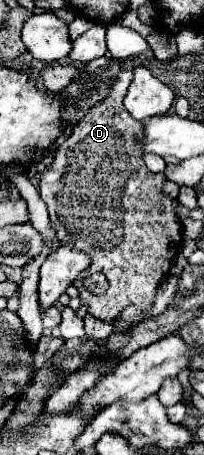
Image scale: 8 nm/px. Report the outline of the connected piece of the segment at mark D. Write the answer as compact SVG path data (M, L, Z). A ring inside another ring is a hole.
M123 69L117 77L113 77L109 85L109 95L95 107L91 107L85 117L75 125L71 135L57 147L53 163L41 173L39 179L39 195L45 201L51 217L51 225L57 233L57 239L61 245L69 245L71 249L81 249L83 253L89 253L91 265L81 273L73 285L79 291L81 305L87 307L87 313L95 319L101 319L105 323L115 323L123 309L127 305L135 305L139 311L149 313L157 287L161 279L169 273L173 257L179 253L181 247L181 221L177 213L173 211L173 199L163 197L163 183L165 175L151 173L143 163L141 153L141 137L143 137L143 123L135 121L127 109L123 107L123 97L127 93L127 87L133 79L131 69ZM101 271L105 273L109 287L103 295L93 295L83 289L81 281L89 273Z

